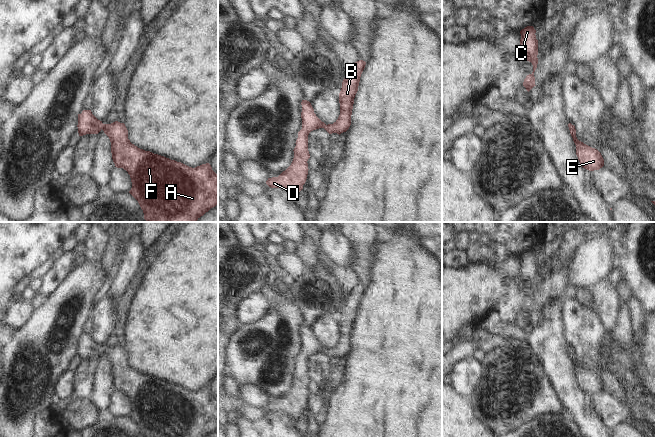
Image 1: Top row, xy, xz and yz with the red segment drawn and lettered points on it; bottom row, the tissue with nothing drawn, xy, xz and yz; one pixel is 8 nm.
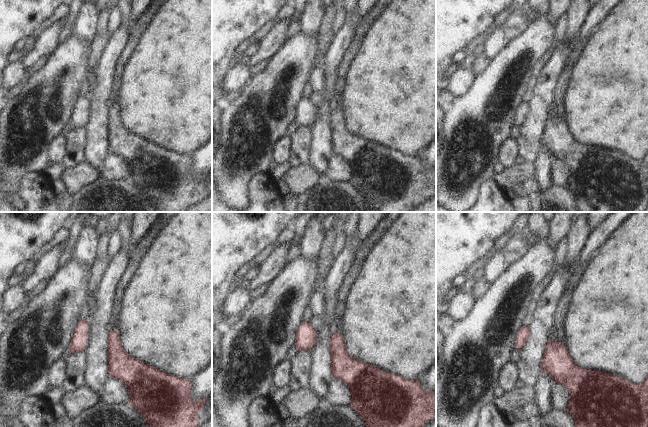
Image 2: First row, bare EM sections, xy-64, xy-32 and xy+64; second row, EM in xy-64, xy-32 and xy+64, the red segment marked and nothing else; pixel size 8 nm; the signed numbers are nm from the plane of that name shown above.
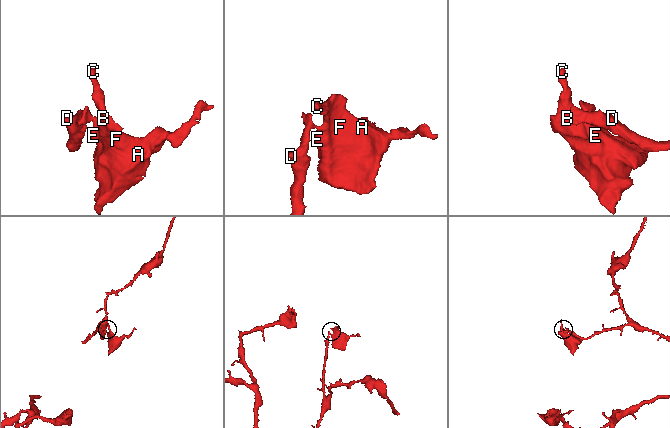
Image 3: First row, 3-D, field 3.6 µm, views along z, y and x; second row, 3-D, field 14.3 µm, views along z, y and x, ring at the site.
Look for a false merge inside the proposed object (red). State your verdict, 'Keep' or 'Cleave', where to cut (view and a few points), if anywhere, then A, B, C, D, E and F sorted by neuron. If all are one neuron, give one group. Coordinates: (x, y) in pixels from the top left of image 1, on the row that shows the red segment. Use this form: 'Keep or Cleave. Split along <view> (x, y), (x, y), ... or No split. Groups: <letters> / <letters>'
Keep. No split. Groups: A B C D E F.

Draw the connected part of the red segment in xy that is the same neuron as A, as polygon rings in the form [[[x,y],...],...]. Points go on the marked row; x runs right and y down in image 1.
[[[91,112],[78,114],[79,136],[98,134],[101,130],[111,142],[112,159],[117,168],[128,172],[132,182],[129,193],[138,201],[147,222],[196,222],[218,204],[218,174],[209,163],[195,168],[138,148],[128,139],[124,123],[103,124]]]

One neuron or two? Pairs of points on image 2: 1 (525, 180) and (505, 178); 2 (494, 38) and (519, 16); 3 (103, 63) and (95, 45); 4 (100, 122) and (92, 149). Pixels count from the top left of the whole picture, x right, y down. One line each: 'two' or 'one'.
1: one
2: one
3: two
4: one

